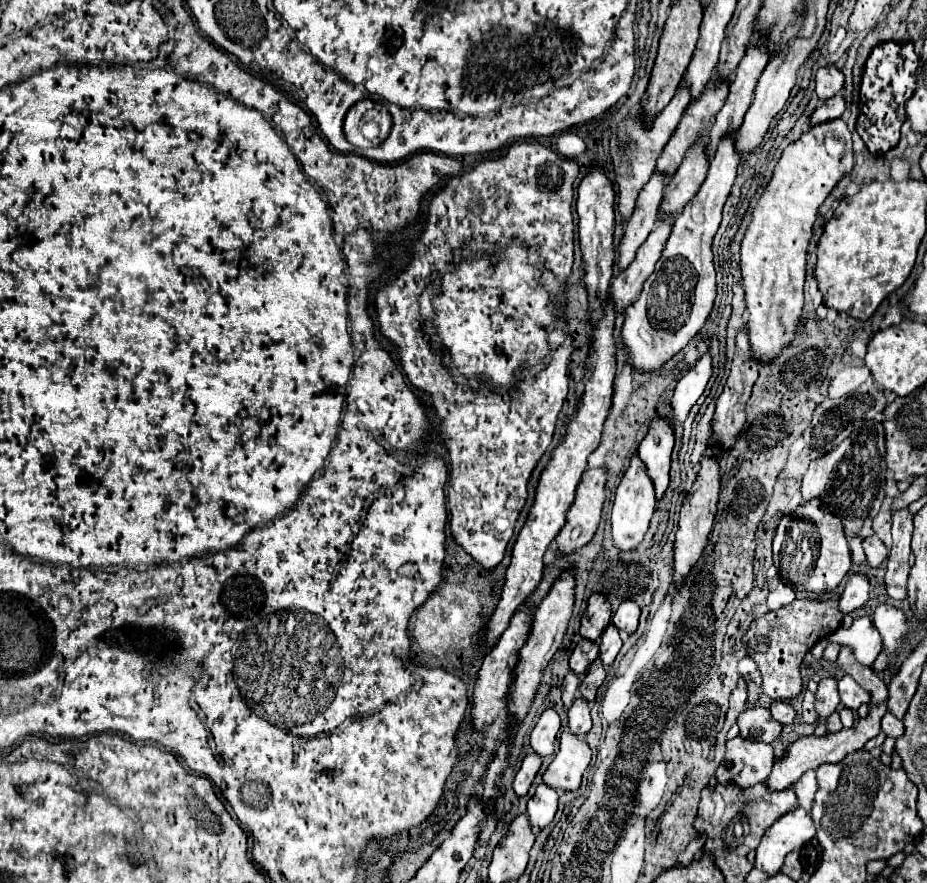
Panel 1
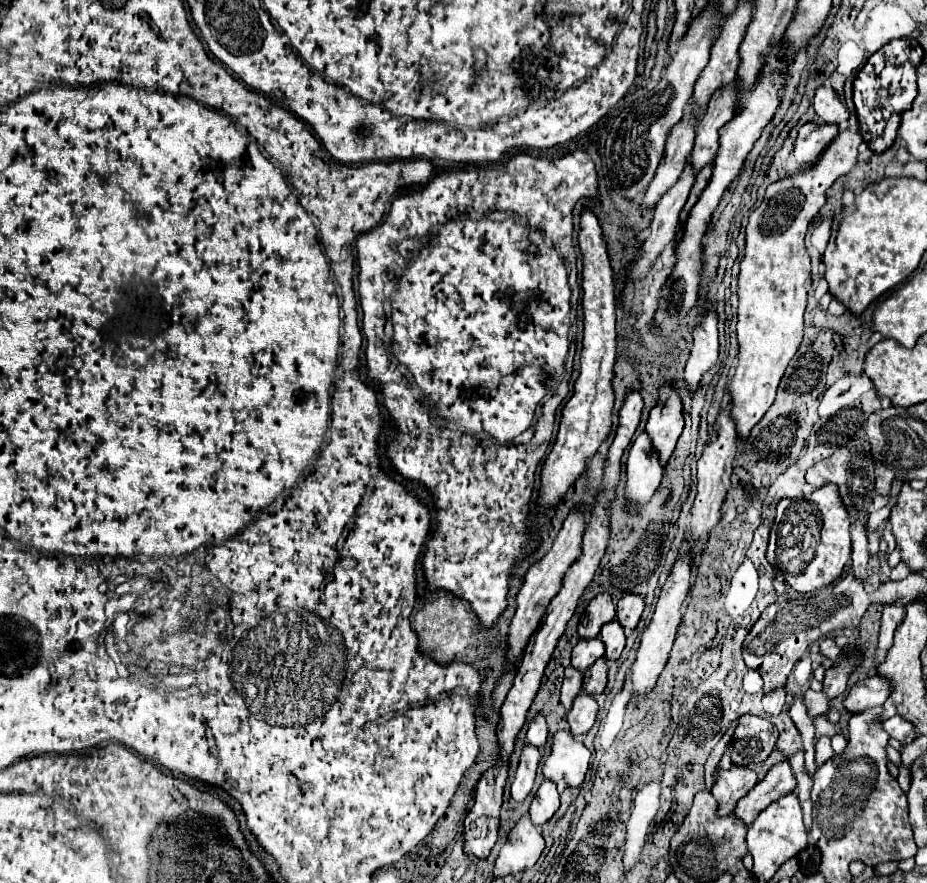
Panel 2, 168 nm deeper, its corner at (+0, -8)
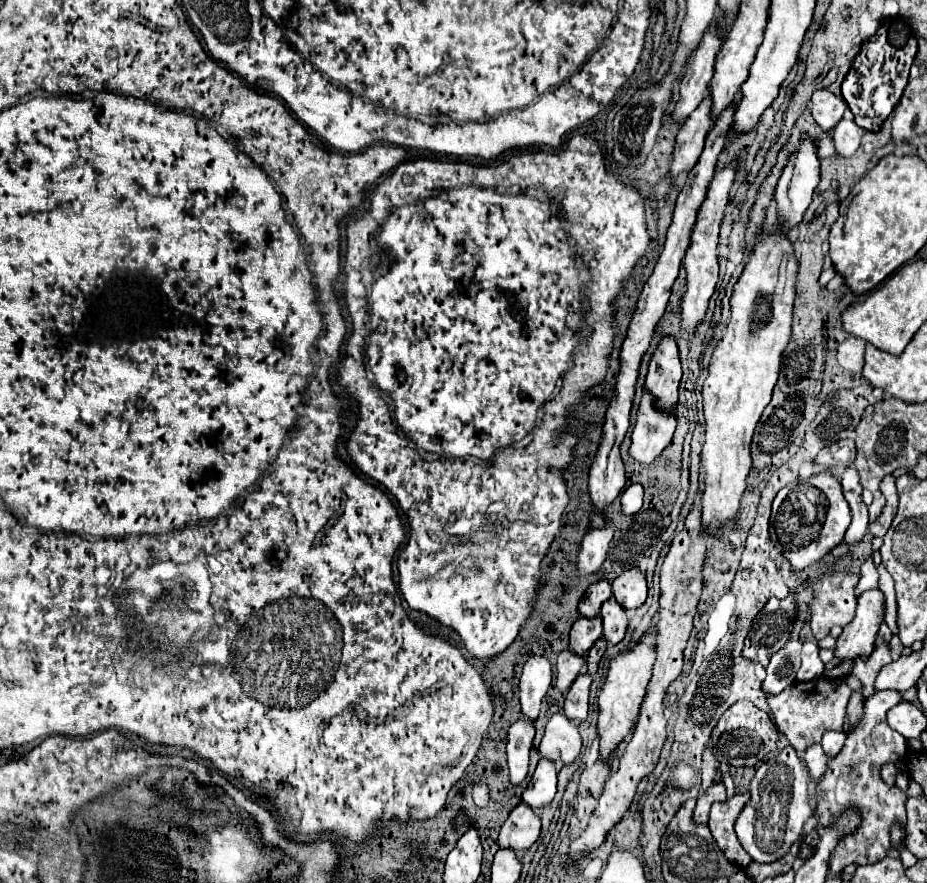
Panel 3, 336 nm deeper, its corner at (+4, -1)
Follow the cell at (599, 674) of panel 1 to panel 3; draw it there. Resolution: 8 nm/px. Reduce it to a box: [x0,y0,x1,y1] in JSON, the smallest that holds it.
[585,639,607,675]

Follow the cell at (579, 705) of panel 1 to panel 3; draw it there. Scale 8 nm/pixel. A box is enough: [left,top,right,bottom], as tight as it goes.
[563,673,591,723]

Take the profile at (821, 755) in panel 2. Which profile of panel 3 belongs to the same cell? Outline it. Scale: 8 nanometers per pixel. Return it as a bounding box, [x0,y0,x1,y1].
[803,743,829,781]

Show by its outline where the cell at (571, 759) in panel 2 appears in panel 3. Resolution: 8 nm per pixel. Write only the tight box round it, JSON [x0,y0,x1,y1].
[539,715,581,767]

